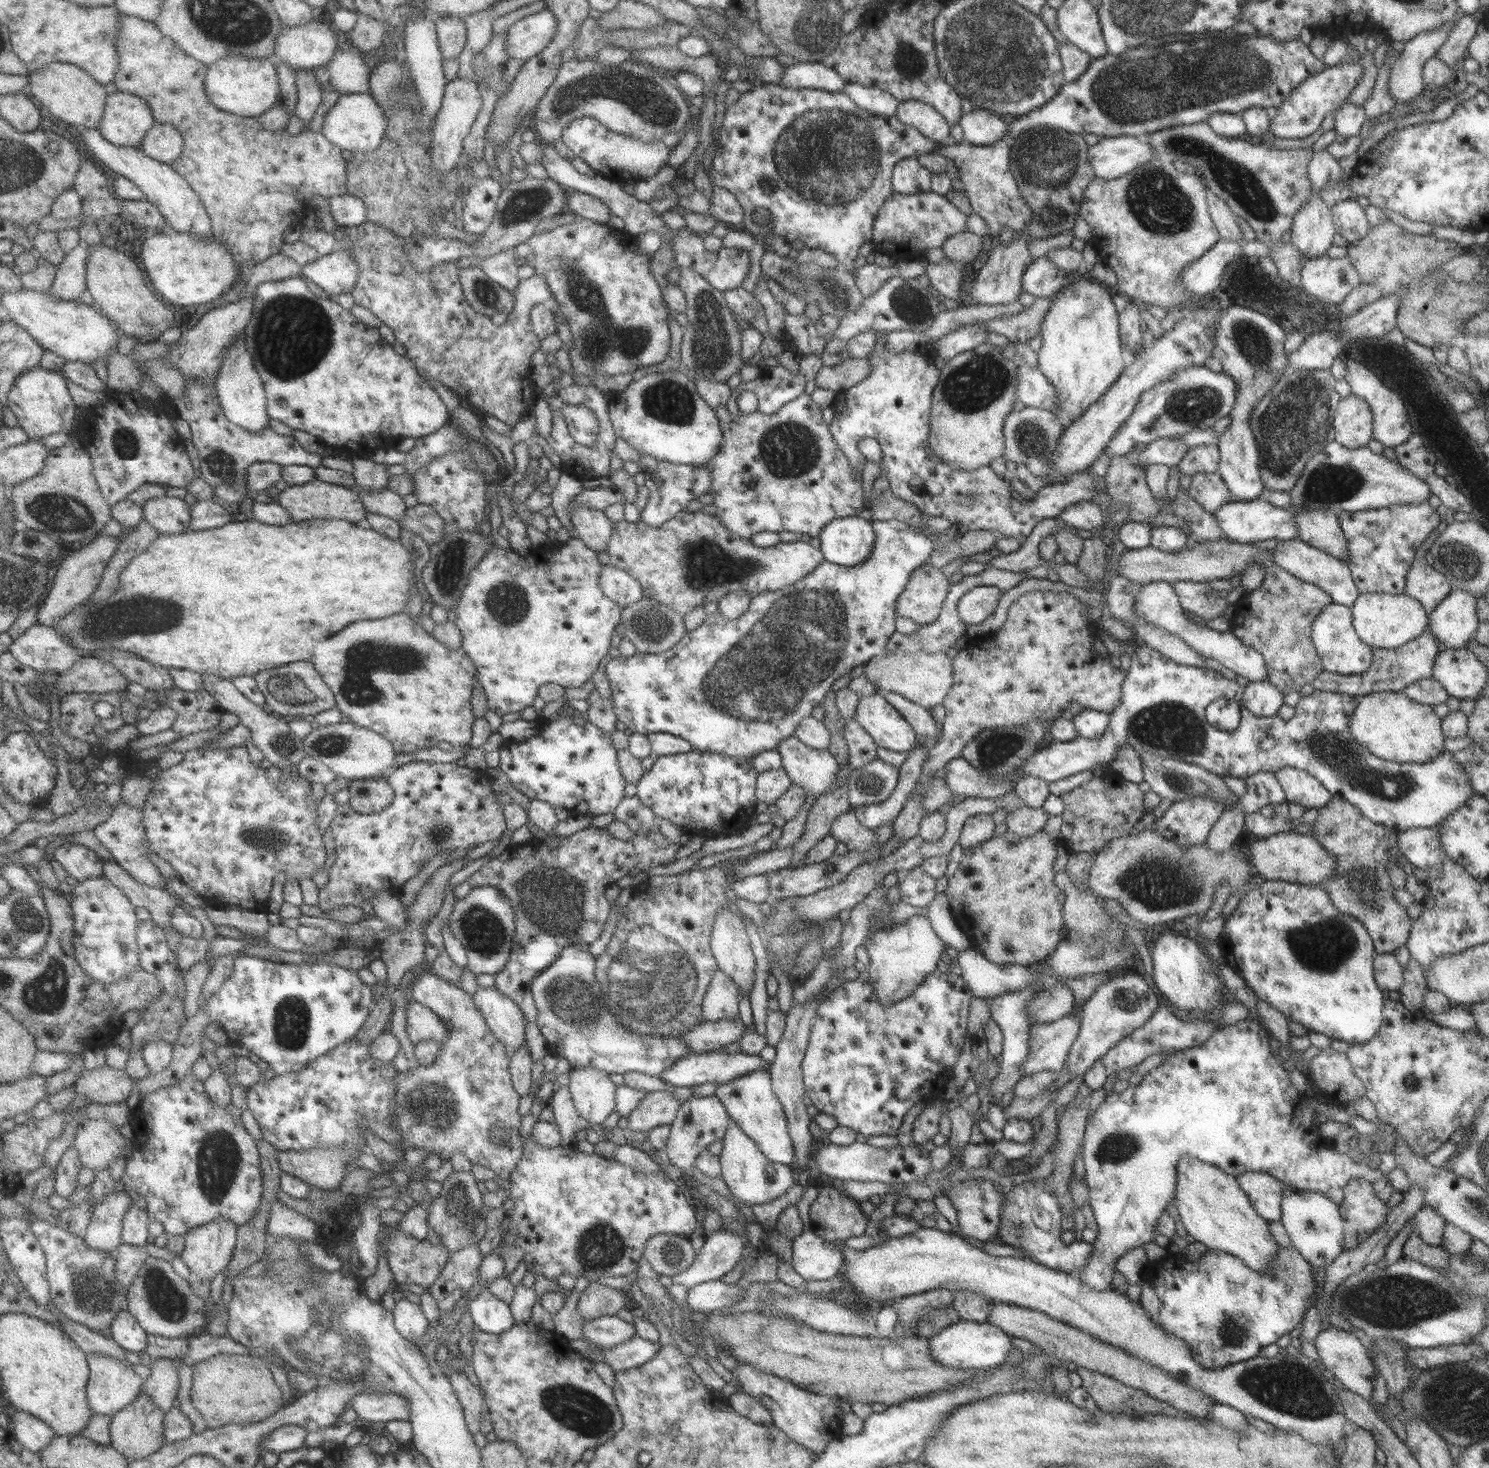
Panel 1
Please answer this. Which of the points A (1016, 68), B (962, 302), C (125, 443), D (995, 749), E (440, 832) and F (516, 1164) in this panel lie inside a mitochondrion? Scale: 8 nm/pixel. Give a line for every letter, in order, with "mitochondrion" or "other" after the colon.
A: mitochondrion
B: other
C: mitochondrion
D: mitochondrion
E: mitochondrion
F: other

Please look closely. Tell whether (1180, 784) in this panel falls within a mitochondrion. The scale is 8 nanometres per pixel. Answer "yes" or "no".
yes

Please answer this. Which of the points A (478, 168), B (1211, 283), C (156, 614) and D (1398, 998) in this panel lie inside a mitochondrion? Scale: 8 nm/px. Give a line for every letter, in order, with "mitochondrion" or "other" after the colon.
A: other
B: other
C: mitochondrion
D: other

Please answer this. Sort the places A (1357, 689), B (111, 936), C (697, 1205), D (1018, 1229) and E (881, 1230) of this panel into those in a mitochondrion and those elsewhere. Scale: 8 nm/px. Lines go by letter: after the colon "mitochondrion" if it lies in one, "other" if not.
A: other
B: other
C: other
D: mitochondrion
E: other

